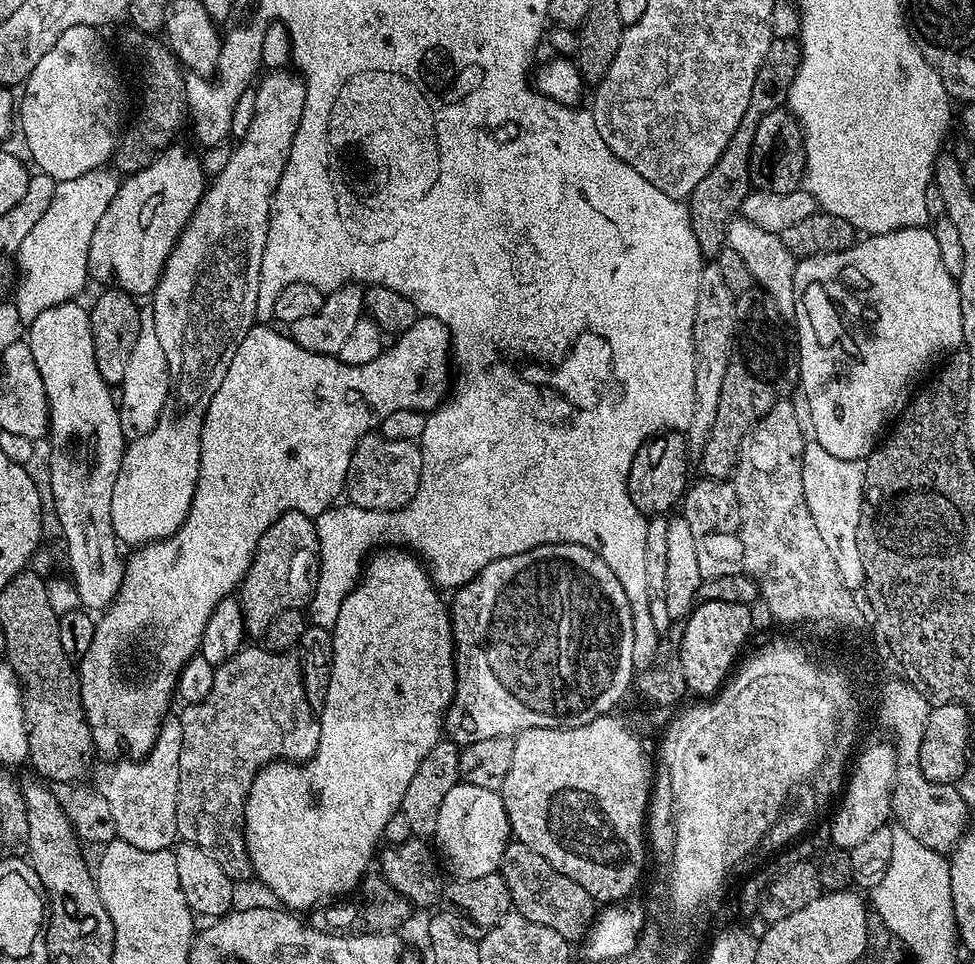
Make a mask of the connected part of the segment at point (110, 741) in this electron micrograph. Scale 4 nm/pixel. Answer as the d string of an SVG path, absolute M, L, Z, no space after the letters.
M421 315L410 330L406 330L401 336L395 337L385 347L384 351L374 358L374 362L366 362L362 366L350 366L343 364L334 356L314 354L310 350L302 350L298 342L294 342L291 335L275 332L268 328L267 323L257 323L248 333L246 338L234 350L234 358L226 370L226 378L222 378L222 386L214 390L214 400L210 402L206 423L202 426L202 454L200 455L200 483L194 490L192 499L192 511L189 512L183 528L176 531L175 536L168 536L164 540L156 540L152 544L137 547L132 557L127 557L124 577L116 590L116 597L112 603L104 609L97 619L94 630L94 642L90 642L90 650L78 662L78 675L80 677L80 697L86 714L86 722L92 735L92 746L97 753L116 752L119 748L125 748L127 755L132 758L143 757L154 746L156 736L160 732L162 721L169 715L168 707L172 704L172 696L177 695L178 681L188 661L200 651L202 634L206 630L206 622L210 614L214 614L216 608L221 607L228 595L235 593L240 587L246 570L252 561L254 550L258 546L258 538L266 534L275 520L287 512L308 512L316 508L317 513L322 513L327 508L333 507L341 499L346 482L346 470L350 468L350 458L363 436L369 435L373 430L379 429L380 424L394 410L414 410L425 414L441 407L442 397L450 388L450 372L448 376L448 364L450 368L450 333L441 320L435 316Z

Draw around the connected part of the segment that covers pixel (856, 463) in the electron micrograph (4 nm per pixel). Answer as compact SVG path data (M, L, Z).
M812 438L804 446L804 493L814 514L814 526L822 534L826 547L842 574L842 582L853 590L864 583L862 554L858 554L858 522L860 508L864 504L864 460L834 458L816 439Z

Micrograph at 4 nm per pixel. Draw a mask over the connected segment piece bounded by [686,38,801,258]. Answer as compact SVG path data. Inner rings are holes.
M773 39L770 50L766 50L766 58L762 58L760 63L758 78L754 78L754 90L750 90L750 106L746 106L746 114L742 114L742 122L738 122L734 138L714 170L710 170L710 174L706 174L706 178L694 186L692 195L687 197L690 226L694 230L694 238L698 238L701 257L714 258L726 247L728 224L739 213L749 192L753 191L750 182L750 146L754 142L754 130L758 130L758 122L765 112L778 110L788 104L791 83L798 74L800 54L799 39Z

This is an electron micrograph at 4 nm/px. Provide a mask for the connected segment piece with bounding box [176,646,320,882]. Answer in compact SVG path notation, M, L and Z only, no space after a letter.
M245 646L226 662L215 665L214 682L207 698L189 703L185 707L188 709L182 714L179 713L178 716L182 726L182 754L178 754L177 837L185 844L202 846L202 850L206 850L206 854L210 854L210 858L214 858L214 862L218 862L218 866L222 866L222 870L226 870L226 874L234 882L240 882L240 880L246 879L247 876L251 877L253 875L252 863L248 857L246 838L244 837L244 807L246 806L246 798L250 794L250 786L254 782L254 778L263 768L267 768L273 763L271 760L296 760L295 762L310 760L320 745L320 722L317 713L312 709L310 702L306 698L304 670L301 661L297 657L295 660L295 655L283 652L269 652L267 647L259 647L251 648L251 646Z

